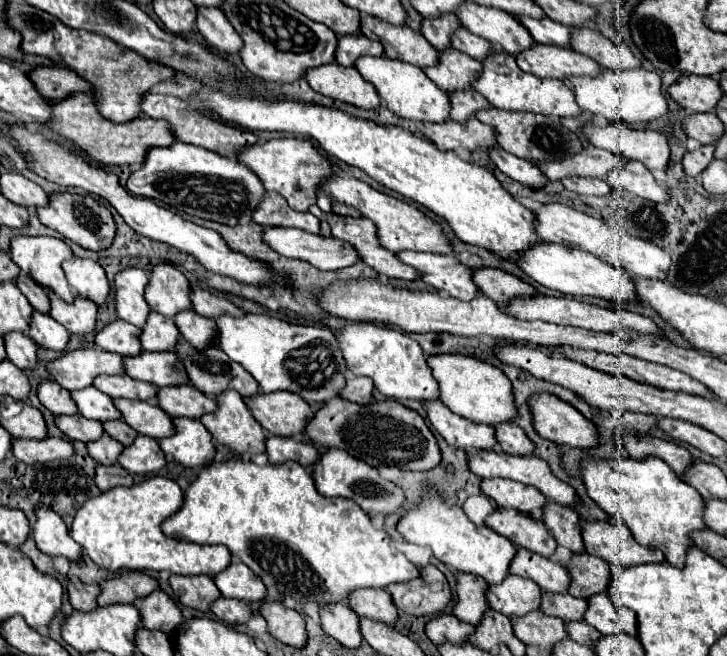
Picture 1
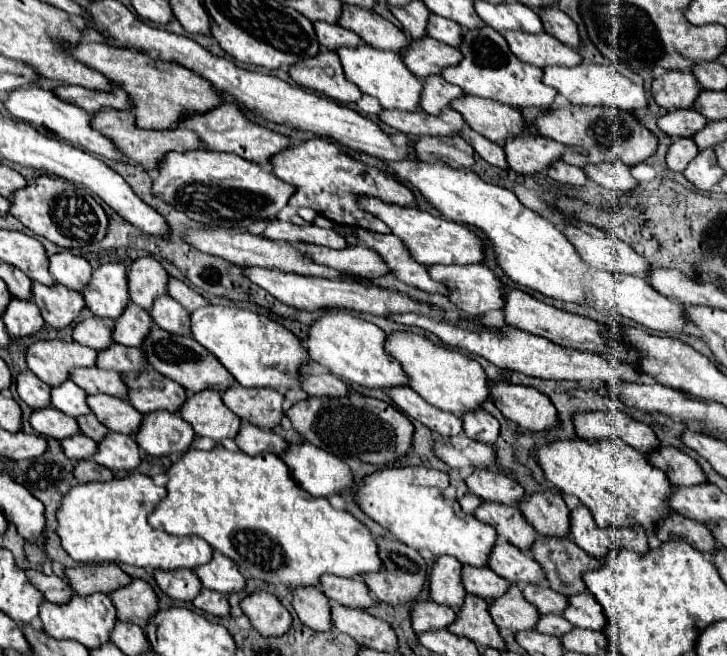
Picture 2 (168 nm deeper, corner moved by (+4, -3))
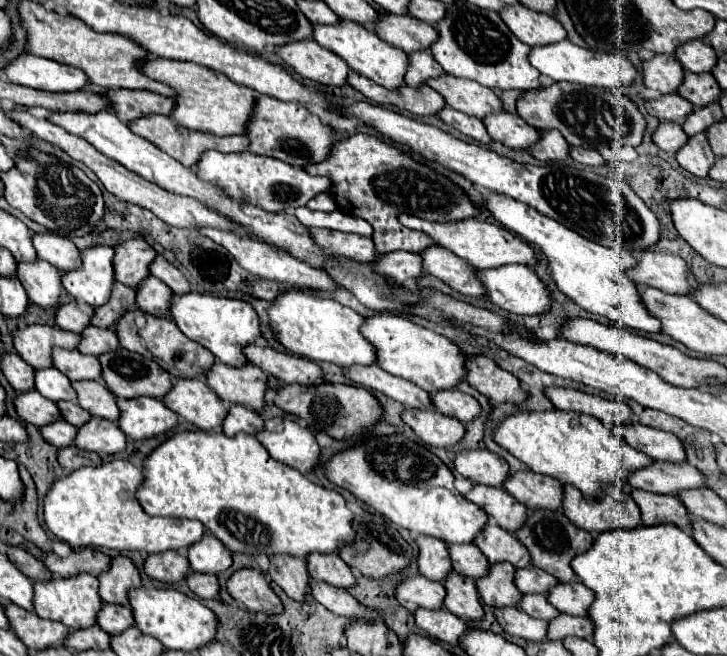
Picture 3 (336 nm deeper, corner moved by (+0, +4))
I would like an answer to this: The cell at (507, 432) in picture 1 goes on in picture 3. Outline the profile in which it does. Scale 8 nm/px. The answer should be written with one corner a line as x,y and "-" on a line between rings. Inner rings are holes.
445,390
445,392
437,392
433,396
433,404
435,408
445,414
445,416
451,416
451,418
457,418
461,420
463,424
467,422
473,422
479,414
481,414
481,404
469,396
469,394
463,394
459,390

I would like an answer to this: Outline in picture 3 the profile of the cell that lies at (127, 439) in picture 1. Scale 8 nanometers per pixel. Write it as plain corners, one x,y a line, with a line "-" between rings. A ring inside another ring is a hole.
57,402
57,406
59,406
63,418
65,418
69,424
77,426
77,428
81,428
83,424
87,424
87,420
91,420
91,414
85,412
79,404
73,404
73,402

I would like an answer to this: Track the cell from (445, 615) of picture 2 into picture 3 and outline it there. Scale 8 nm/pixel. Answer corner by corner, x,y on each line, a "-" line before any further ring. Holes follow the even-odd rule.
425,576
407,578
397,586
397,600
403,604
409,612
415,612
417,608
427,610
441,610
445,600
445,586
433,584
431,580
425,580

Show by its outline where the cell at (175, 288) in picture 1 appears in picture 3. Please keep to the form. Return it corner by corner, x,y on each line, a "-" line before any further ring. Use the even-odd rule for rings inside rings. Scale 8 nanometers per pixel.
133,238
115,246
117,258
113,266
117,268
117,282
137,288
151,276
149,266
157,258
157,252
143,238

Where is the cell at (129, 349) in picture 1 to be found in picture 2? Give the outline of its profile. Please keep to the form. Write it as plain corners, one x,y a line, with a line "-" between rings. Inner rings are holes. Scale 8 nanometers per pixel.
87,317
73,327
73,339
97,351
113,343
111,333
113,333
113,319
101,319
101,317

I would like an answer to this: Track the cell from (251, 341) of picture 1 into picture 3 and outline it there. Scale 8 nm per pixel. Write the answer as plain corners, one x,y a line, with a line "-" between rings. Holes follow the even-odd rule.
189,292
185,296
173,294
171,314
175,324
181,328
185,336
209,348
223,364
229,364
235,368
243,368
245,364
249,364
243,348
263,338
261,322
255,308
243,300
219,298
211,294
199,294
199,292

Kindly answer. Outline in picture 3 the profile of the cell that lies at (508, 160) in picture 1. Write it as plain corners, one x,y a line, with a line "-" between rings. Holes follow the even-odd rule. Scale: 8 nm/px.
443,108
439,112
439,118
445,120
445,124
453,126
455,130
459,130
461,134
471,136
473,140
477,140
481,144
489,144
491,142
491,136
487,134
485,124
481,120
473,118
473,116
467,116
467,114
463,114
459,110
453,110
453,108

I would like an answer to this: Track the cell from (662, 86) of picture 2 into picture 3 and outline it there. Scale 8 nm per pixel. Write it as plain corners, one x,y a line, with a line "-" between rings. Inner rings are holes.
653,56
643,62
643,82
661,94
675,94
683,84
685,70
675,56

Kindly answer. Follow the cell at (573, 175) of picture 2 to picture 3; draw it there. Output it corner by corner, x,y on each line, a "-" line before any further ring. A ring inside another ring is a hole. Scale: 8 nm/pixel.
541,132
541,140
529,150
537,160
553,162
569,158
569,144
561,132

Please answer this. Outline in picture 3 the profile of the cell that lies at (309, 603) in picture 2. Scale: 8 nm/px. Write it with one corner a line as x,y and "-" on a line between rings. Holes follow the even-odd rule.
273,556
269,574
289,598
301,604
311,594
309,592
309,570
305,560
293,560
293,556

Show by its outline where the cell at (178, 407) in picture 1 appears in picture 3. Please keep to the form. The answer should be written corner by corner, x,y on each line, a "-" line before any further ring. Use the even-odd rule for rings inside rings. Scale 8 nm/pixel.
125,348
101,354
99,360
103,366
103,380
117,398
161,398
173,388
169,372
157,362
145,360

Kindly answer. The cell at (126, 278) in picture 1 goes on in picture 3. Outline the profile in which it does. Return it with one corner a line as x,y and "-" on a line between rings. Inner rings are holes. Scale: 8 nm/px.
93,246
83,250
81,256
83,268
63,274
63,286
75,300
99,308
109,302
113,292
115,250
109,246

